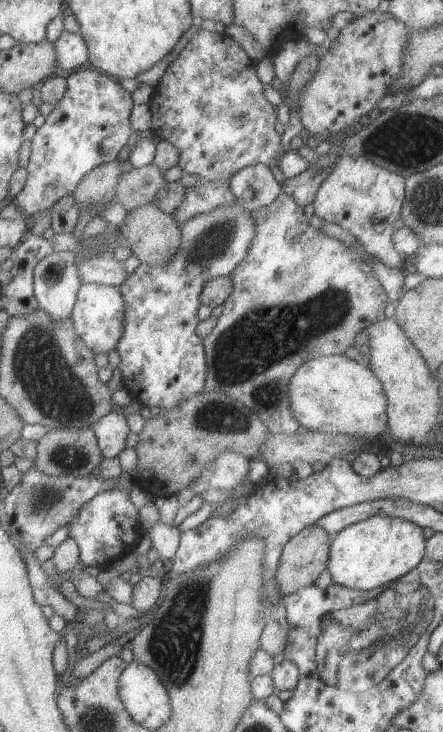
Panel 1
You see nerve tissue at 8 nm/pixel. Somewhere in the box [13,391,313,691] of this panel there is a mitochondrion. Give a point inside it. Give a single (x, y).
(174, 644)

